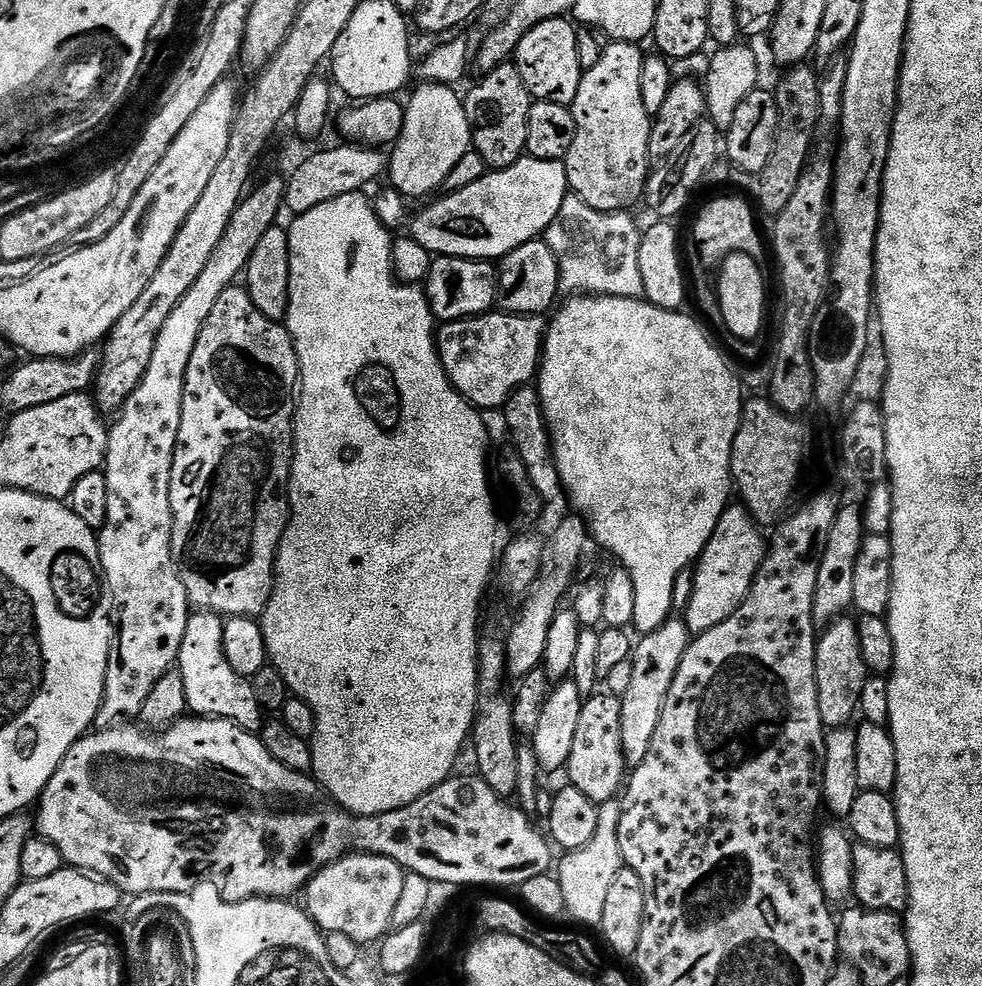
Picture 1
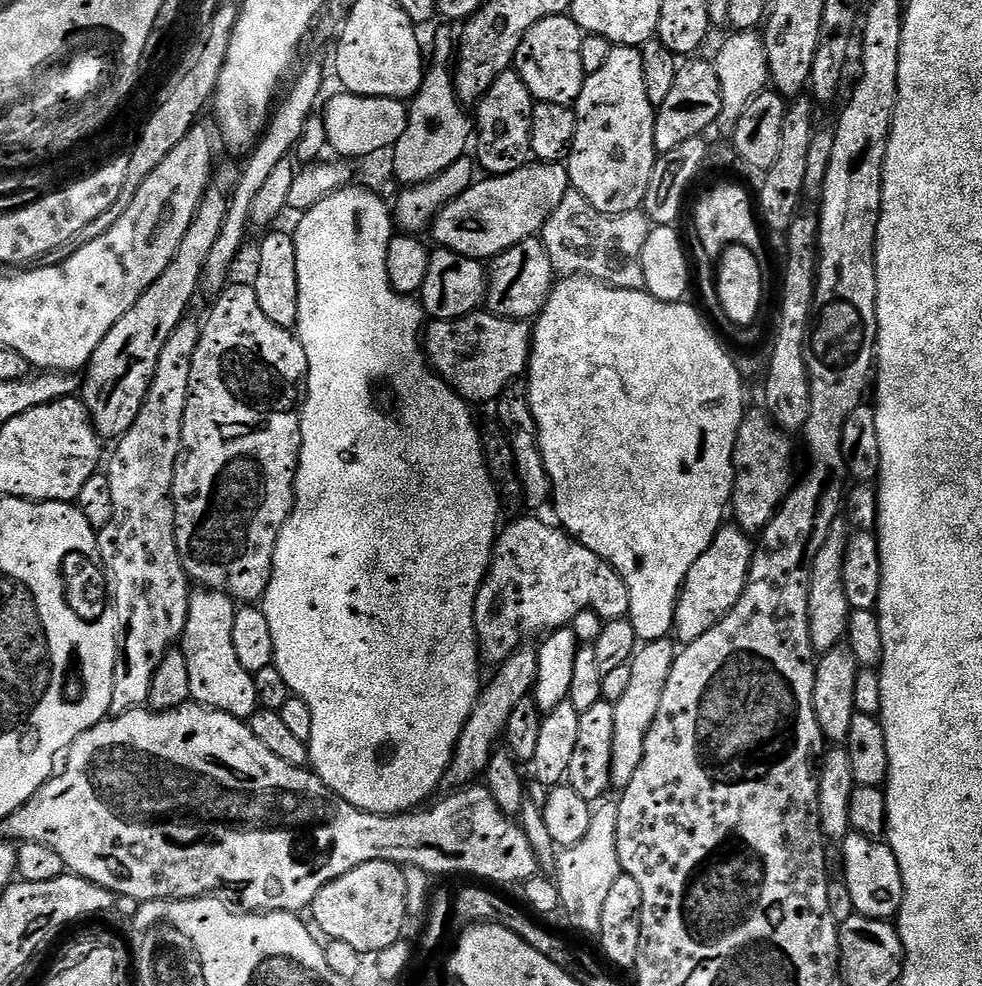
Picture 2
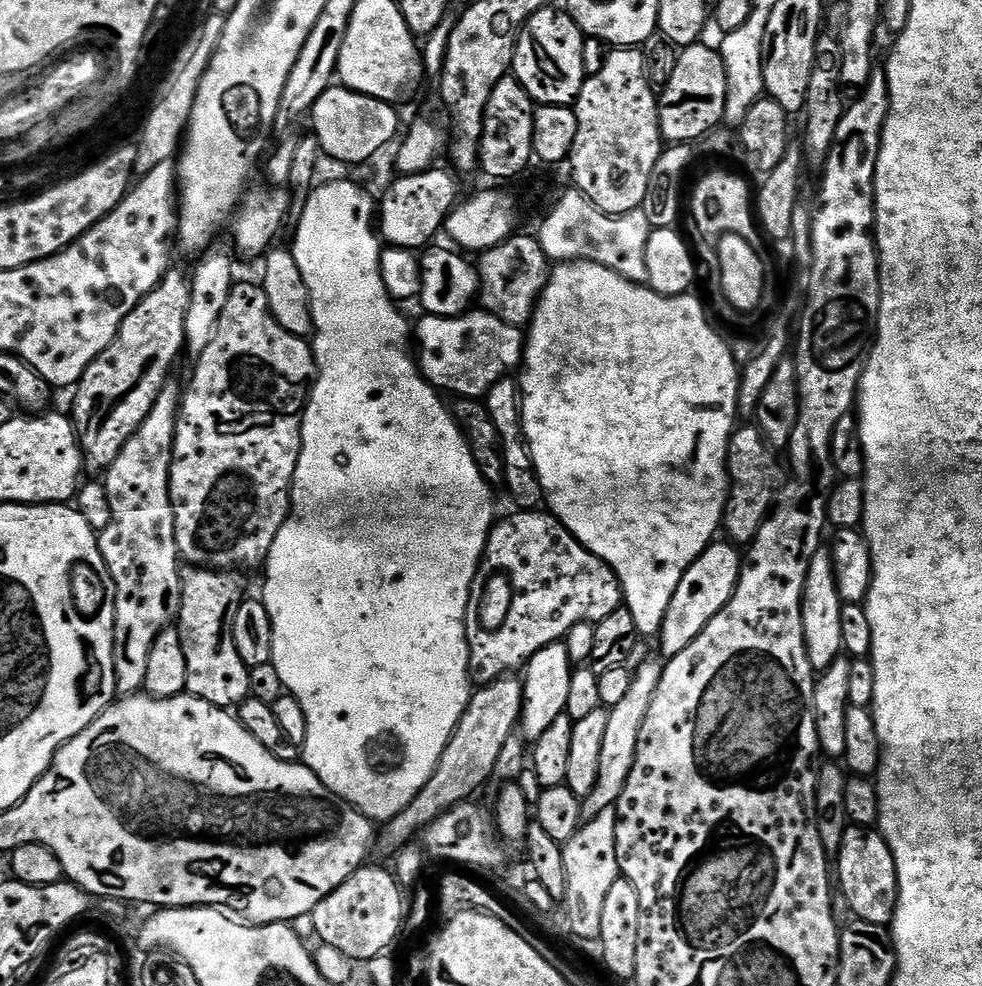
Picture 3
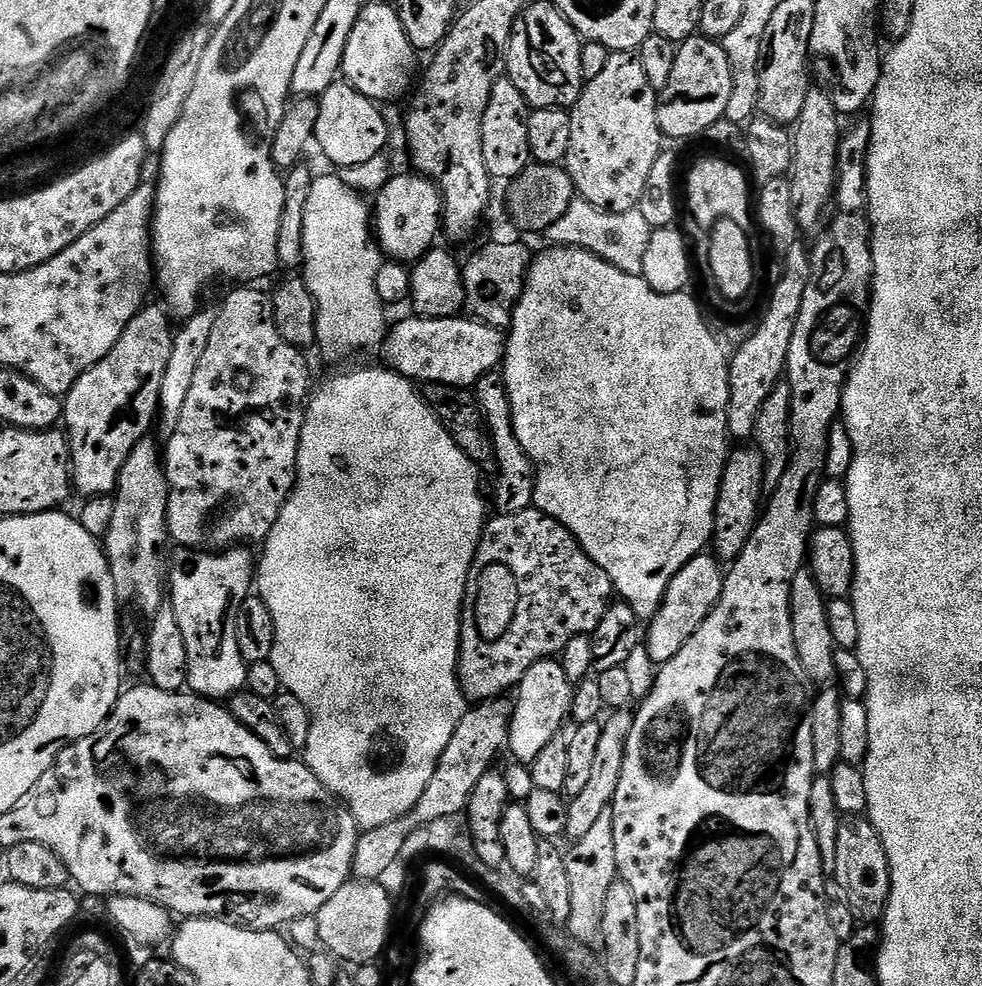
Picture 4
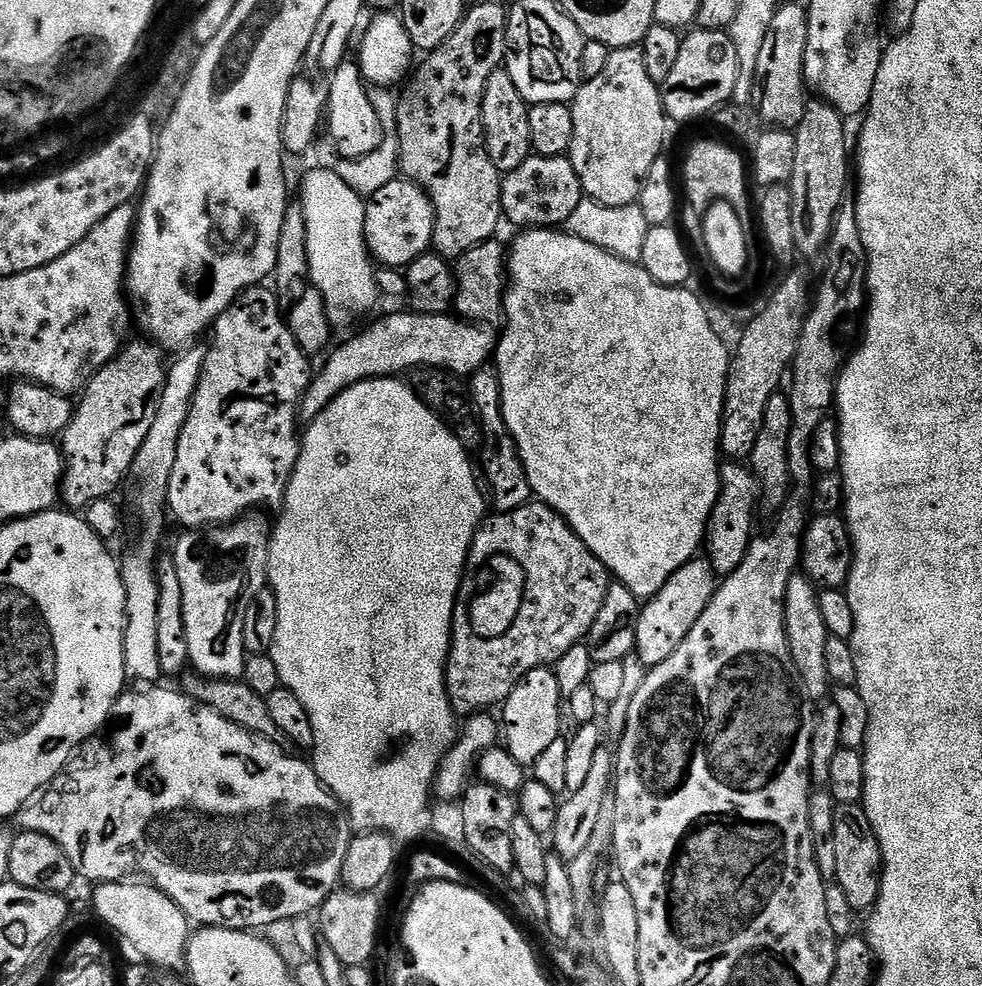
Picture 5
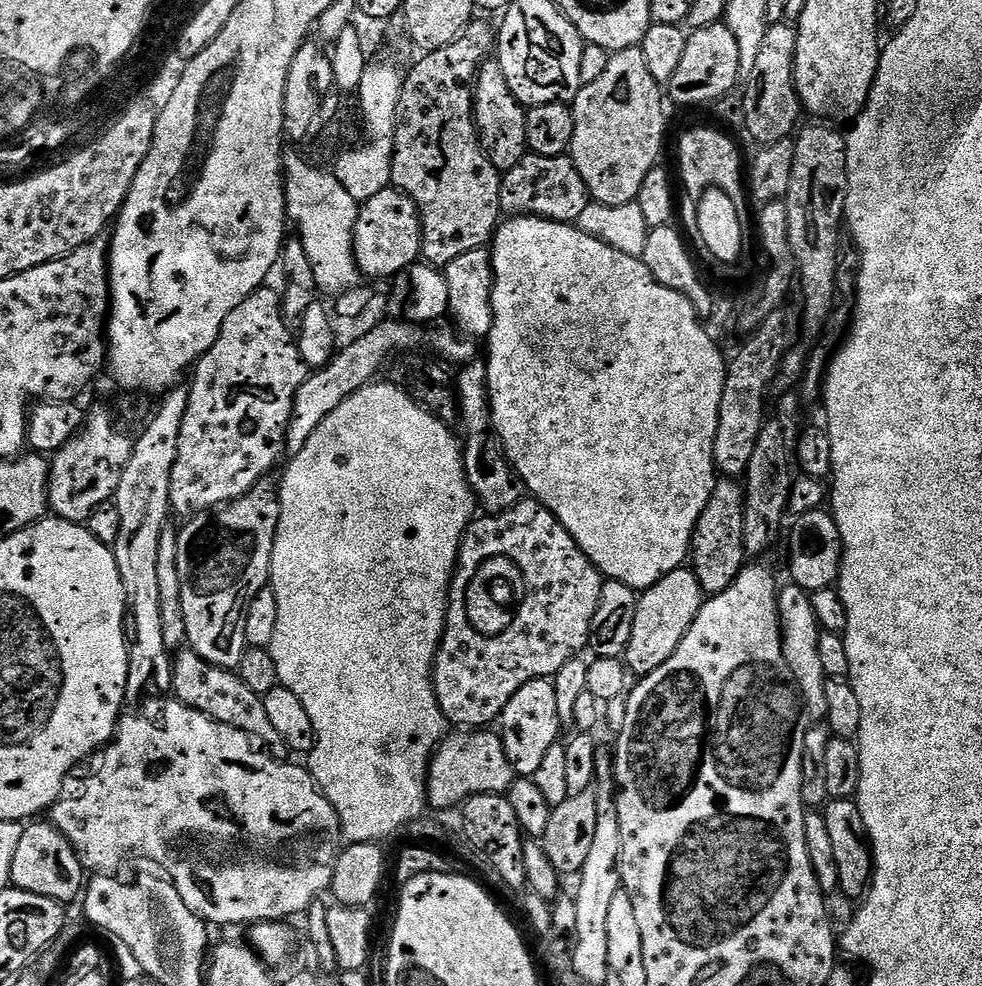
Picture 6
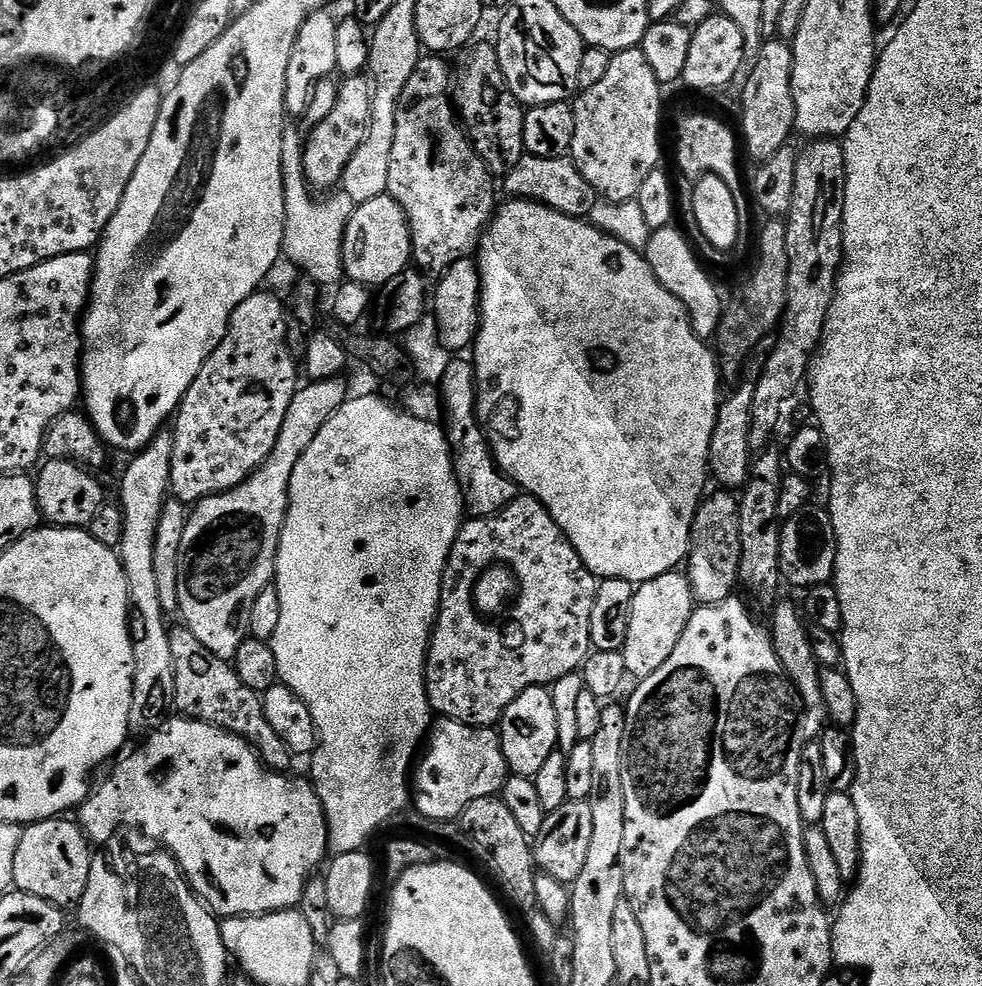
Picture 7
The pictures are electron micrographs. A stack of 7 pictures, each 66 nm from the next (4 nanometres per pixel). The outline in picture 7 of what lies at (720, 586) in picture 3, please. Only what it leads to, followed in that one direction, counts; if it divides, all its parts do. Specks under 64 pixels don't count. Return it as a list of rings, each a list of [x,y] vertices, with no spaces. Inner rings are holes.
[[[683,571],[667,572],[650,582],[639,585],[634,594],[634,602],[630,606],[630,630],[626,630],[626,642],[622,649],[628,676],[641,681],[654,674],[670,654],[674,654],[674,646],[678,646],[678,638],[682,638],[682,630],[686,630],[686,622],[690,622],[694,611],[692,587]]]

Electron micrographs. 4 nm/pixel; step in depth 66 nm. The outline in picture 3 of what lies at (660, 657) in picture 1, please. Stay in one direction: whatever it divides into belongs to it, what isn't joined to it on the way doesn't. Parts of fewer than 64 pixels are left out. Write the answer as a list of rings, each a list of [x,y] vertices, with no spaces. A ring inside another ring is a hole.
[[[644,660],[637,668],[630,682],[630,690],[622,697],[618,706],[610,709],[606,722],[606,735],[602,741],[602,754],[598,761],[598,780],[594,782],[594,790],[582,800],[582,816],[585,821],[597,818],[606,807],[616,807],[622,794],[622,786],[626,786],[626,778],[630,778],[630,770],[634,770],[634,754],[638,750],[638,730],[642,730],[642,722],[646,722],[646,710],[650,710],[650,702],[654,702],[654,690],[658,690],[658,682],[662,682],[665,661]]]

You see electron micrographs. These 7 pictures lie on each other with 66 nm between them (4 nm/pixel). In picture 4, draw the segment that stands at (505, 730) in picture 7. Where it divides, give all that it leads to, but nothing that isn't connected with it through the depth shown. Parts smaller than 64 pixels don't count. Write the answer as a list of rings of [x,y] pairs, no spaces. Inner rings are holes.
[[[559,659],[536,660],[534,666],[526,670],[514,692],[516,700],[512,704],[512,720],[508,724],[506,748],[509,753],[512,751],[513,761],[531,766],[551,740],[561,735],[560,727],[572,711],[573,691],[573,681],[566,678],[566,670]]]

